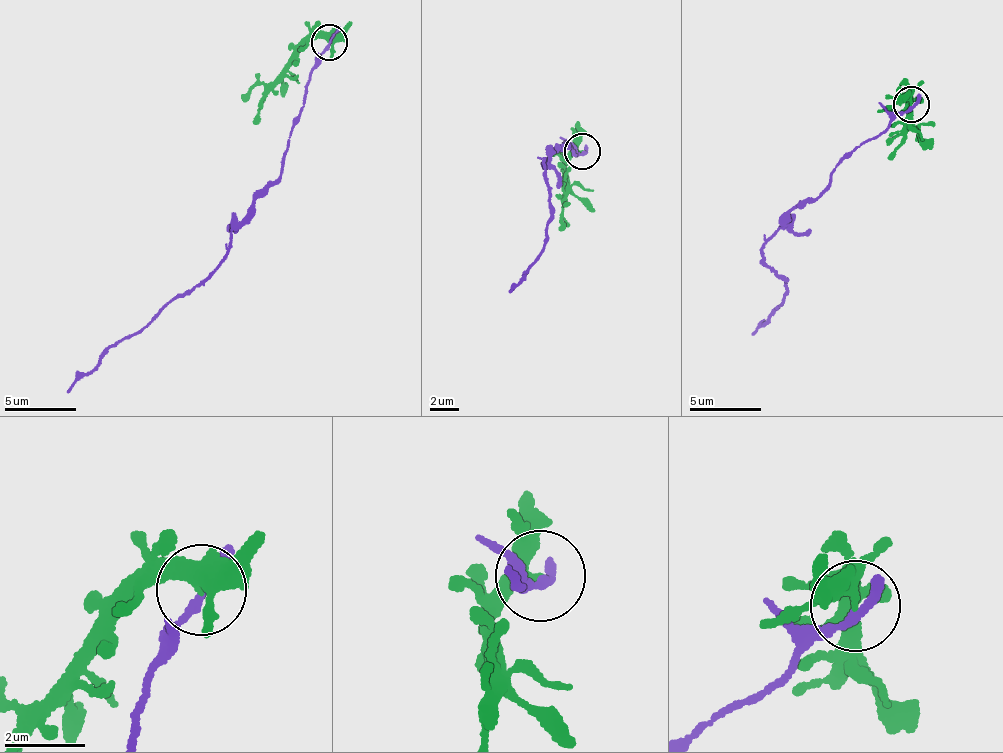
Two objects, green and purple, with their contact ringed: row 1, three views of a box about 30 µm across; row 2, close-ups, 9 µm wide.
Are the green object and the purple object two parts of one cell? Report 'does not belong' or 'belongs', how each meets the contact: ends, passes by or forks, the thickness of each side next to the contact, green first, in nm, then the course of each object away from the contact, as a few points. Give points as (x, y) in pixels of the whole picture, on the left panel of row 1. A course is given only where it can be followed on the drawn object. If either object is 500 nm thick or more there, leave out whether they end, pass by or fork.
does not belong; green forks there; purple passes by; 280 nm thick on the green side, 190 nm on the other; green runs (329, 43), (318, 37), (298, 50), (284, 79), (267, 96), (253, 125); purple runs (329, 43), (306, 81), (281, 176), (254, 199), (222, 263), (108, 349), (68, 393)

